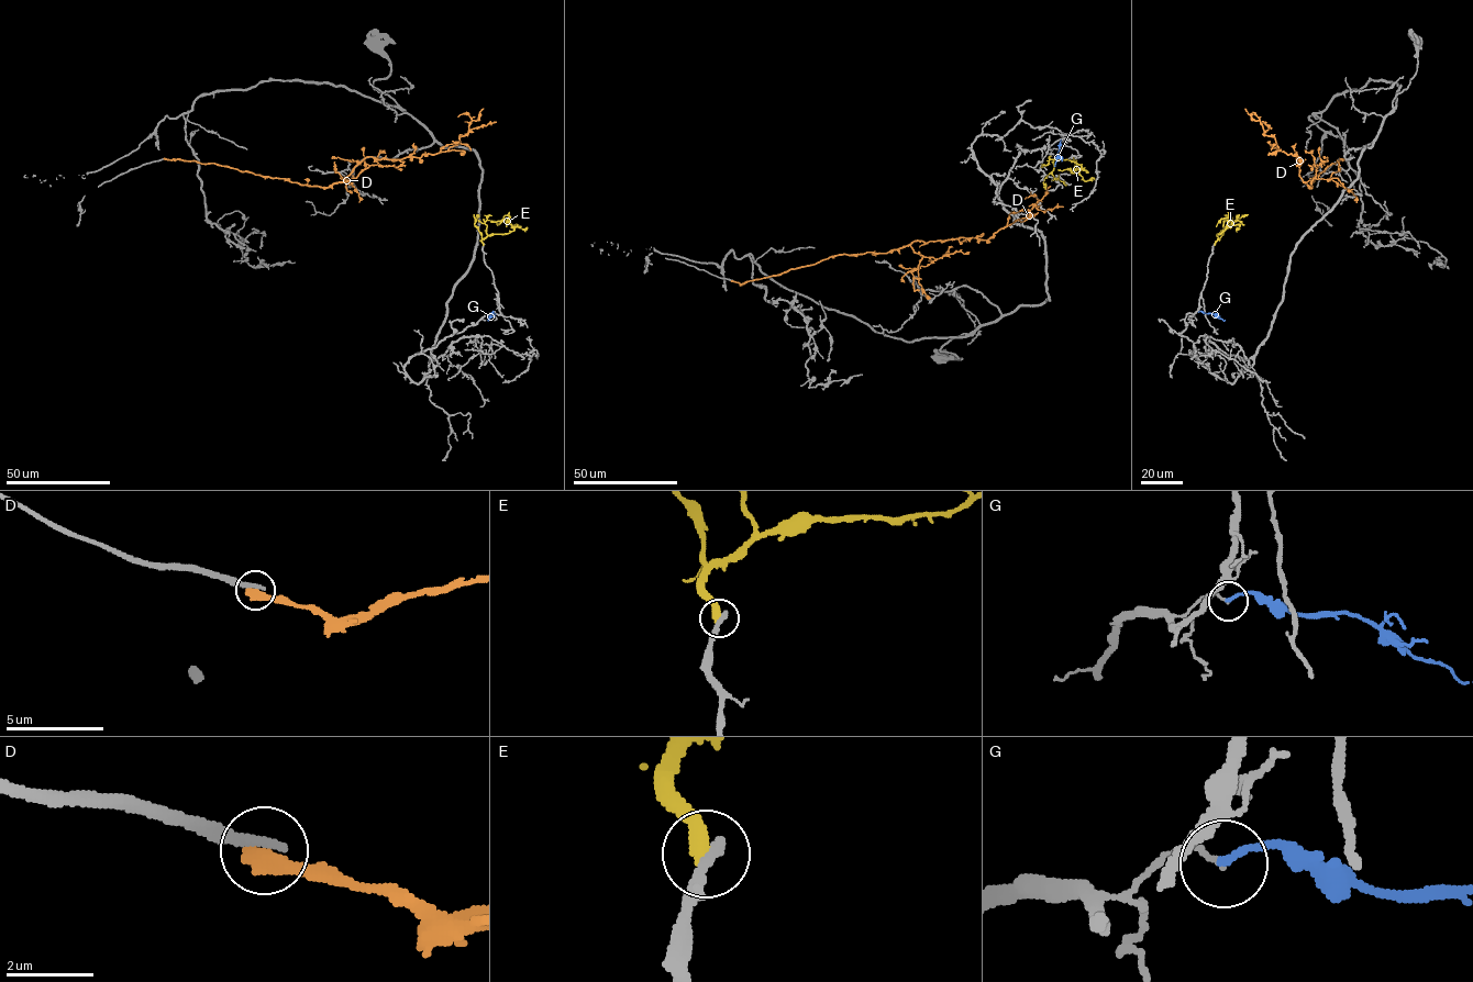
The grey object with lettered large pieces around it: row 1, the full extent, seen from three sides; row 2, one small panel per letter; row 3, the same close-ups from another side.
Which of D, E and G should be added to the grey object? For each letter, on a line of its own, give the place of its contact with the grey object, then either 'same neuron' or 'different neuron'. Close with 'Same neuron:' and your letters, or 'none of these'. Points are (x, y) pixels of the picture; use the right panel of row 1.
D: contact (1339, 158); different neuron
E: contact (1215, 244); different neuron
G: contact (1198, 312); different neuron
Same neuron: none of these

